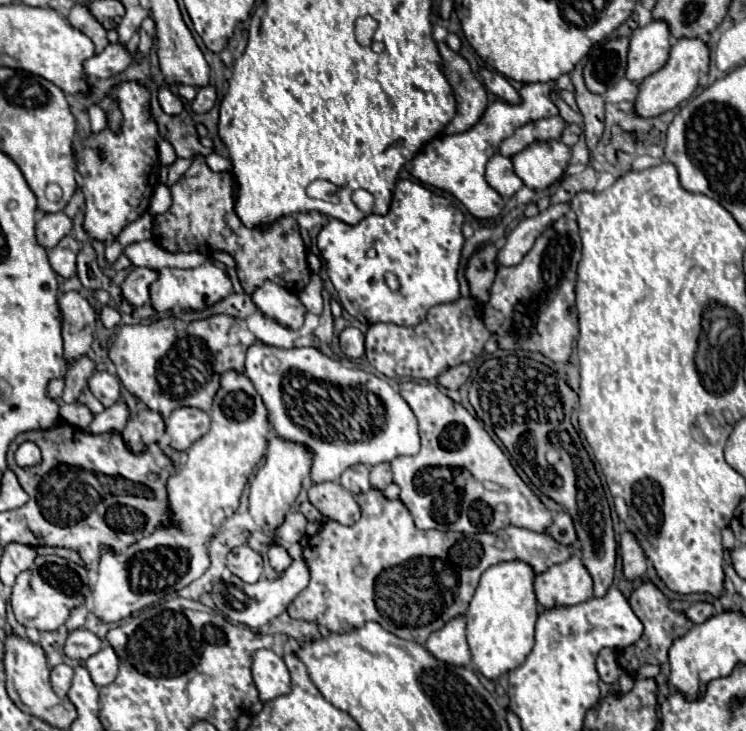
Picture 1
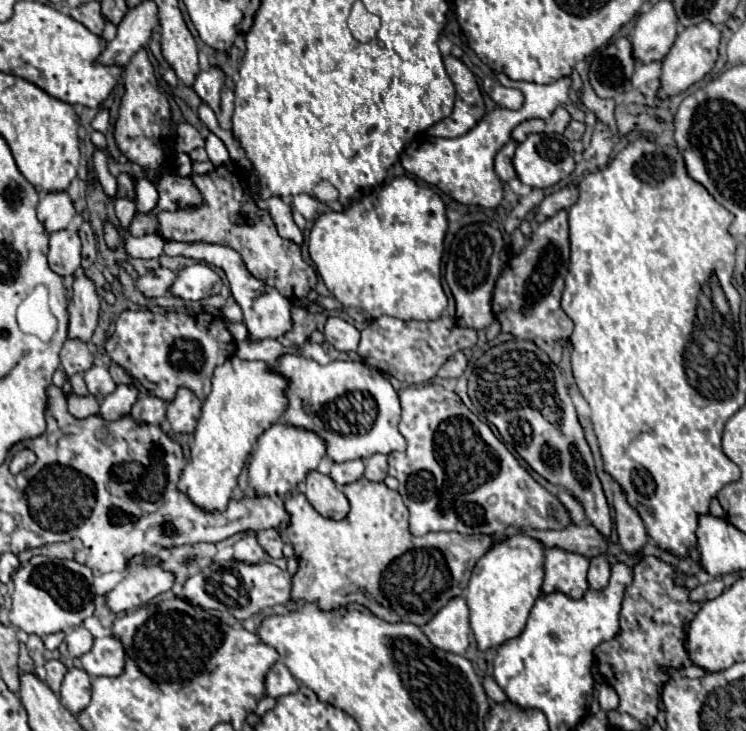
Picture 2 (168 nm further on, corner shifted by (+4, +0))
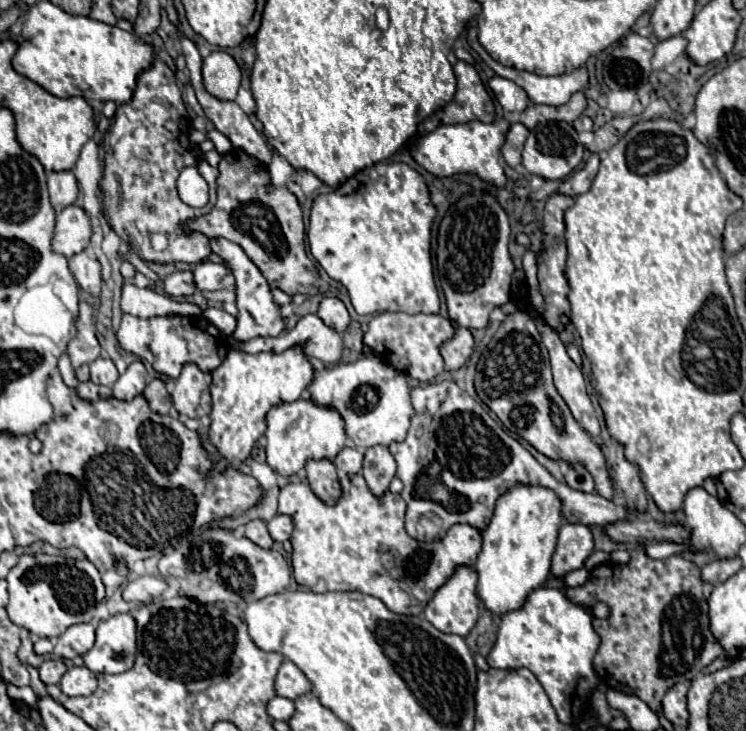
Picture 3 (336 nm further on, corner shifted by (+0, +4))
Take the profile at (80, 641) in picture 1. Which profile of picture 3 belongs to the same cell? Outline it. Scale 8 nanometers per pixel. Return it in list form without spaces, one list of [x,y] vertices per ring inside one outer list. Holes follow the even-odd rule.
[[[75,624],[55,642],[53,654],[57,658],[75,658],[89,652],[95,644],[95,626],[93,624]]]

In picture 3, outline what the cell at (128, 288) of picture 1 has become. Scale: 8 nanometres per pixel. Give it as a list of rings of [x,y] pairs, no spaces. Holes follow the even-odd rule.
[[[177,270],[163,278],[163,290],[169,296],[191,296],[195,292],[193,274],[189,270]]]

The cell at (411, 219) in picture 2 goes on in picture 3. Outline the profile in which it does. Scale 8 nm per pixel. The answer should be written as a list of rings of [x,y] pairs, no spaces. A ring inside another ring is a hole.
[[[381,162],[357,172],[337,190],[315,198],[307,230],[309,250],[327,274],[347,288],[359,316],[375,312],[439,314],[441,300],[431,260],[431,226],[435,216],[437,208],[431,202],[423,176],[407,164]]]

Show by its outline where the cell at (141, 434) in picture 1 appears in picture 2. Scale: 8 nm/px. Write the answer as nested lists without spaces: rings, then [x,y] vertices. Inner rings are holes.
[[[143,396],[139,398],[133,408],[131,408],[131,416],[137,420],[137,422],[145,422],[145,424],[161,424],[165,422],[165,402],[157,396]]]

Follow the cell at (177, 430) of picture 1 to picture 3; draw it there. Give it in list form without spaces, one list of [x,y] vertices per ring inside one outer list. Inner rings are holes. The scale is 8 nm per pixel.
[[[187,364],[181,376],[175,380],[175,388],[171,392],[171,400],[177,412],[189,418],[207,416],[211,412],[209,384],[211,374],[201,372],[199,368],[195,368],[195,364]]]

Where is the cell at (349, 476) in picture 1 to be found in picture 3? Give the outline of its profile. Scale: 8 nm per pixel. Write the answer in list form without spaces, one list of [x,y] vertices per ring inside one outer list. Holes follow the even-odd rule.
[[[343,448],[337,458],[333,460],[337,470],[343,470],[347,474],[357,474],[363,468],[363,454],[357,448]]]

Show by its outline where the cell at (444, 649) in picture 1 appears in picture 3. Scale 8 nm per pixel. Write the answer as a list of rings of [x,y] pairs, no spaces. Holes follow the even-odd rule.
[[[459,568],[451,580],[425,608],[425,618],[443,634],[455,634],[465,638],[479,618],[479,600],[475,594],[477,576],[471,568]]]

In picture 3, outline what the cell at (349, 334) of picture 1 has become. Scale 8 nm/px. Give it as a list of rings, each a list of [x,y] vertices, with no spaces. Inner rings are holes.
[[[325,298],[321,302],[317,314],[329,328],[337,330],[339,334],[343,334],[351,324],[351,316],[339,298]]]

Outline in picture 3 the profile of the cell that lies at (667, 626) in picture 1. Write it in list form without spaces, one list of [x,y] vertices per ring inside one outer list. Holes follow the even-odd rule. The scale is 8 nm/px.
[[[635,548],[627,566],[617,566],[613,562],[597,566],[595,570],[591,570],[591,578],[585,586],[573,590],[569,588],[565,592],[573,602],[585,608],[593,606],[597,600],[609,606],[609,618],[593,620],[593,626],[601,638],[601,646],[593,658],[593,668],[607,686],[641,698],[653,712],[657,712],[661,708],[661,698],[667,688],[677,682],[693,680],[697,674],[703,672],[707,664],[723,656],[723,648],[715,644],[715,638],[709,632],[707,598],[711,590],[713,586],[701,582],[699,568],[683,556],[675,554],[665,560],[653,560],[643,552],[643,548]]]

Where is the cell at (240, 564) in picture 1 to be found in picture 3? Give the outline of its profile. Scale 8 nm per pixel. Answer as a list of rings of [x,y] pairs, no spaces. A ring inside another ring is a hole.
[[[261,520],[249,522],[249,524],[245,526],[245,536],[247,536],[251,542],[255,542],[257,546],[261,546],[261,548],[271,548],[271,546],[273,546],[273,540],[271,540],[271,536],[269,536],[269,532],[267,532],[267,526],[265,526],[265,522],[261,522]]]

